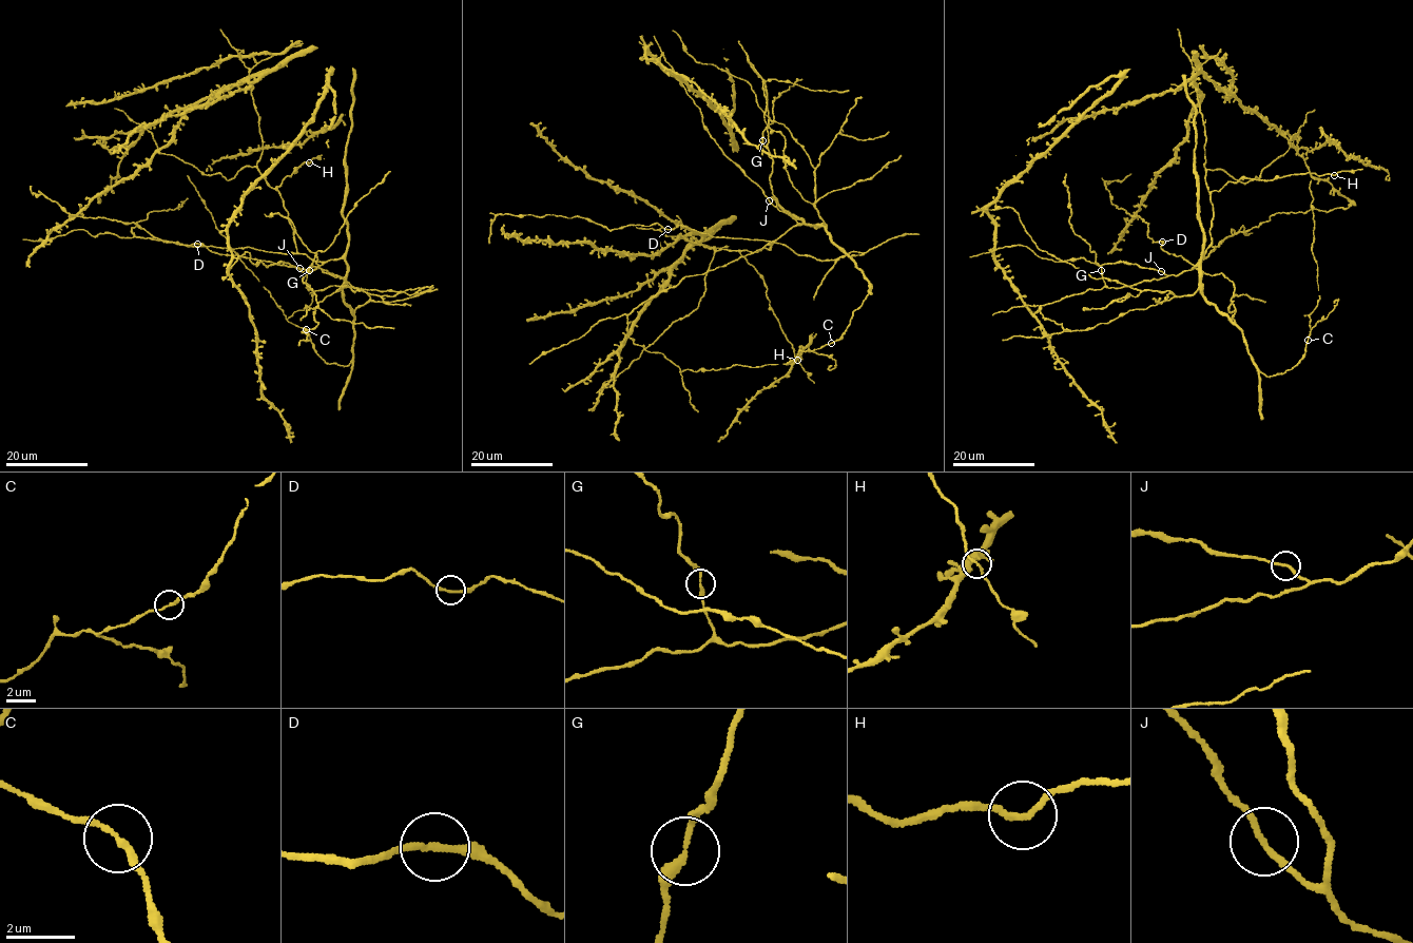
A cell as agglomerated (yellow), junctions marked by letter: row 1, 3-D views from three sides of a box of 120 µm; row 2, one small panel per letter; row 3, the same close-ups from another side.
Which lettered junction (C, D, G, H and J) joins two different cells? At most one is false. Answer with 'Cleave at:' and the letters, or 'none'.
Cleave at: none

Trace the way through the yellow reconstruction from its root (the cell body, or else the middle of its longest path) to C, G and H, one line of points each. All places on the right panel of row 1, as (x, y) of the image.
C: (1161, 271), (1177, 275), (1199, 266), (1203, 295), (1242, 331), (1253, 364), (1266, 376), (1293, 368), (1307, 340)
G: (1161, 271), (1166, 277), (1118, 288), (1105, 285), (1102, 270)
H: (1161, 271), (1177, 275), (1201, 258), (1212, 241), (1211, 193), (1228, 181), (1273, 180), (1307, 172), (1335, 174)

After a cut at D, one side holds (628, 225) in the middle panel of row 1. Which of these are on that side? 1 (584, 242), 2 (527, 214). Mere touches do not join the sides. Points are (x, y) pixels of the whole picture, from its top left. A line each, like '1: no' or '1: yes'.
1: no
2: yes

